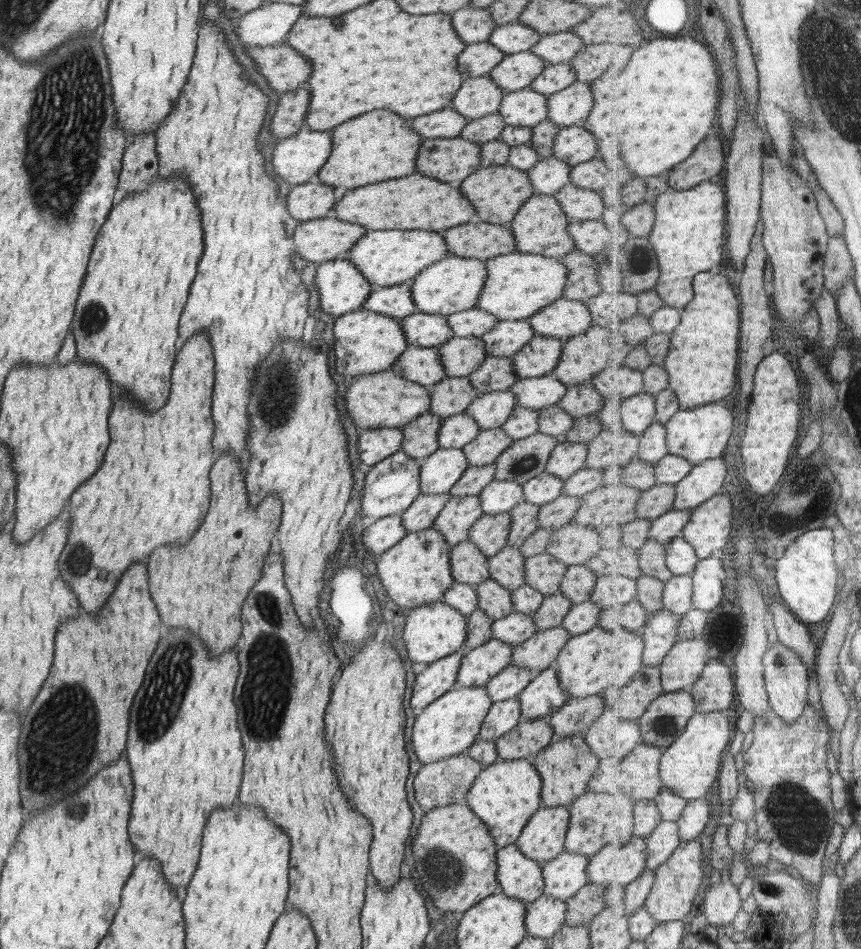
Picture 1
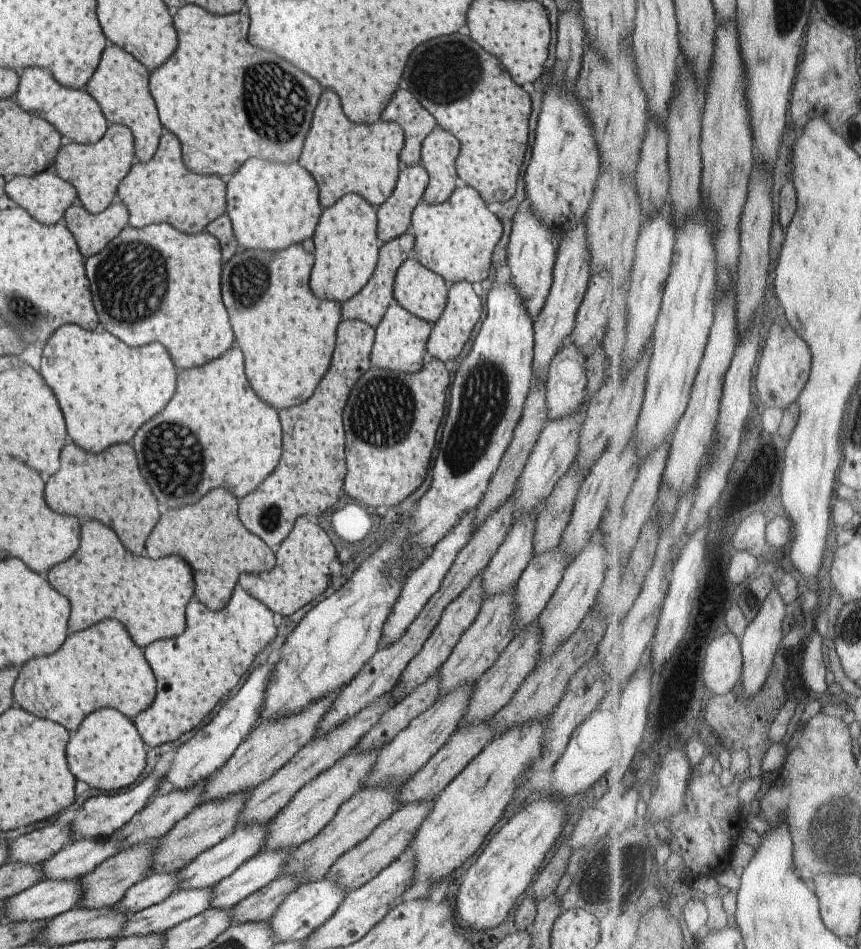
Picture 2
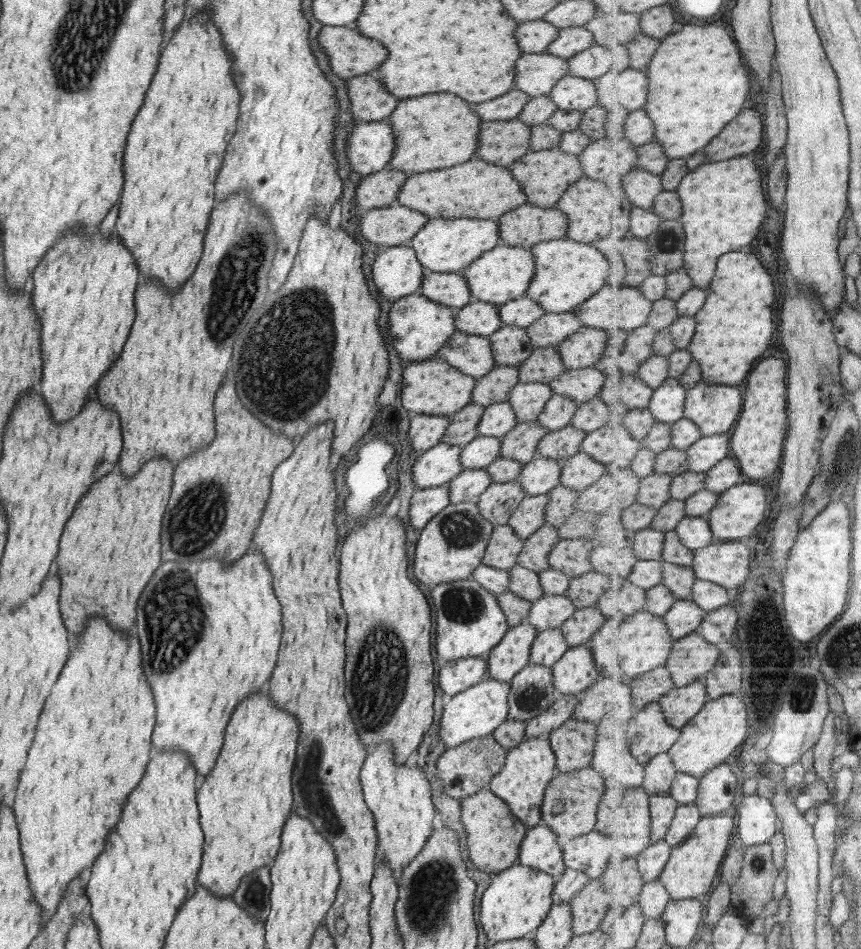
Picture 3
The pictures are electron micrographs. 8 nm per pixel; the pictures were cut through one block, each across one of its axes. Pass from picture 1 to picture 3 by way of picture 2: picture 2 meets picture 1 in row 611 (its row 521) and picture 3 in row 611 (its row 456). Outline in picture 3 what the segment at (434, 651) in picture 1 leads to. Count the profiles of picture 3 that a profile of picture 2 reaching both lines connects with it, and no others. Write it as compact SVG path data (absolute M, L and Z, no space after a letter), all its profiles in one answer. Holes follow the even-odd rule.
M471 578L433 586L431 604L435 608L435 652L441 662L485 657L509 628L495 595L483 590Z

